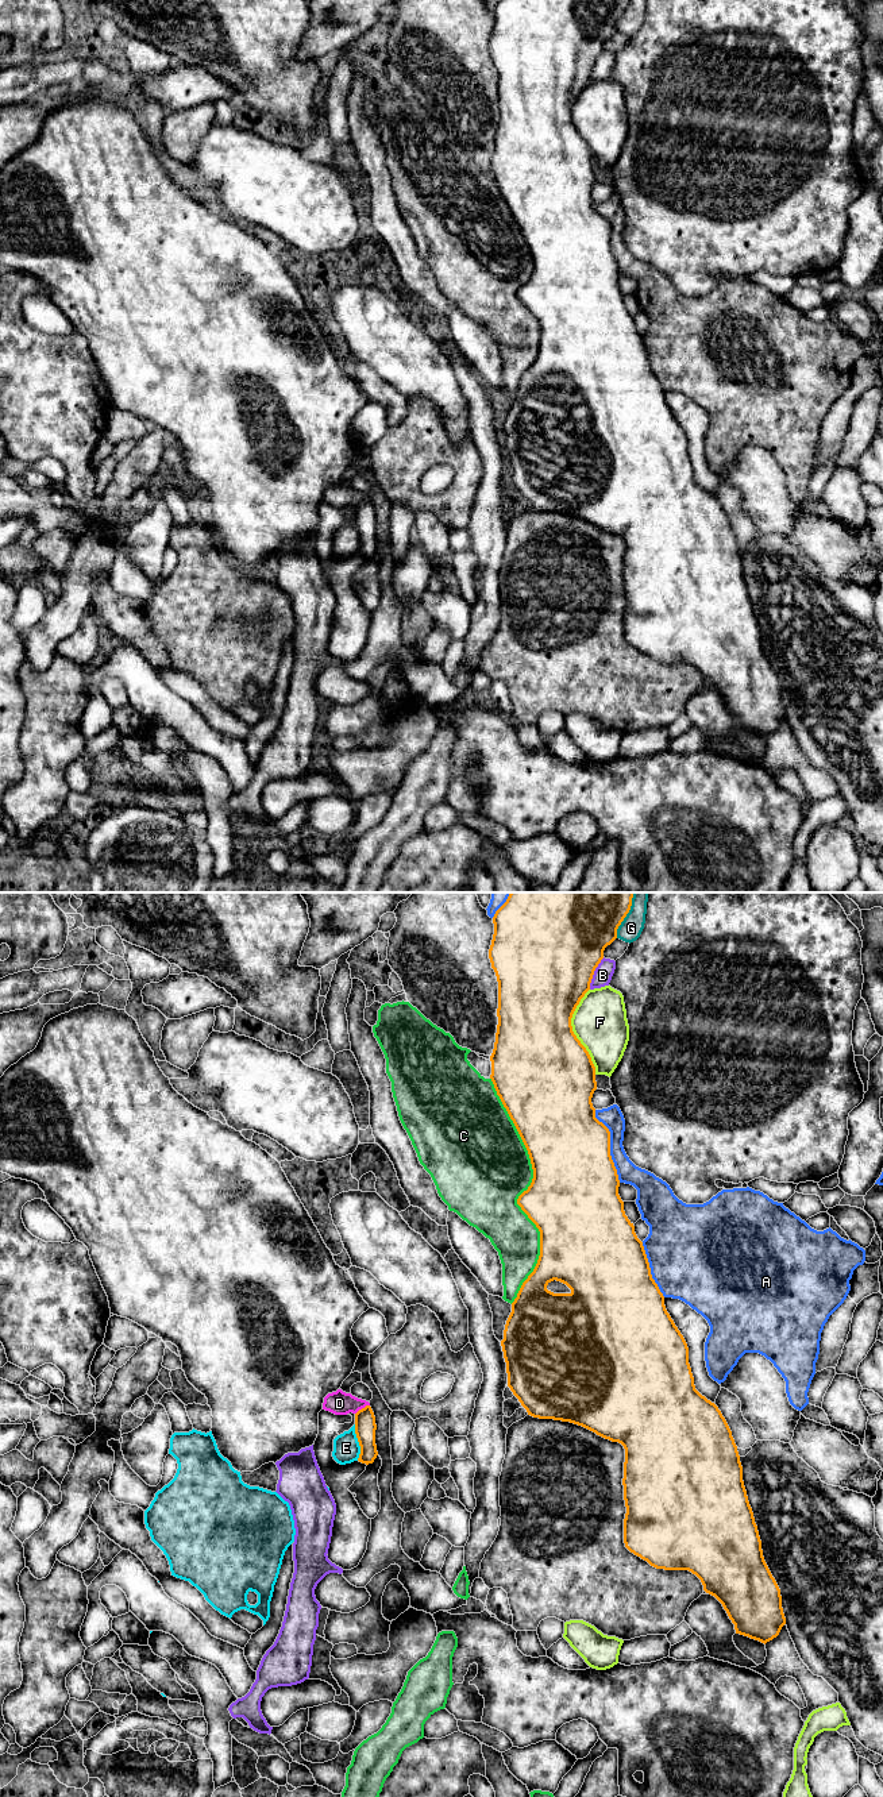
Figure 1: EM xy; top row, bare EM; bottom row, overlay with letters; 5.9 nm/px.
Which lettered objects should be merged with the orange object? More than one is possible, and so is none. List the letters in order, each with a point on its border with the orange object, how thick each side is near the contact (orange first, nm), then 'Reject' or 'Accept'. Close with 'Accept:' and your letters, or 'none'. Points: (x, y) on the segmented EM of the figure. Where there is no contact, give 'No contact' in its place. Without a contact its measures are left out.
A: Touches orange at xy (609, 1146). Thickness 480 nm (orange) against 130 nm. Reject
B: Touches orange at xy (593, 974). Thickness 500 nm (orange) against 110 nm. Reject
C: Touches orange at xy (524, 1191). Thickness 460 nm (orange) against 480 nm. Reject
D: Touches orange at xy (362, 1408). Thickness 130 nm (orange) against 140 nm. Reject
E: Touches orange at xy (358, 1441). Thickness 130 nm (orange) against 160 nm. Reject
F: Touches orange at xy (573, 1032). Thickness 500 nm (orange) against 320 nm. Reject
G: Touches orange at xy (625, 916). Thickness 500 nm (orange) against 140 nm. Reject
Accept: none

